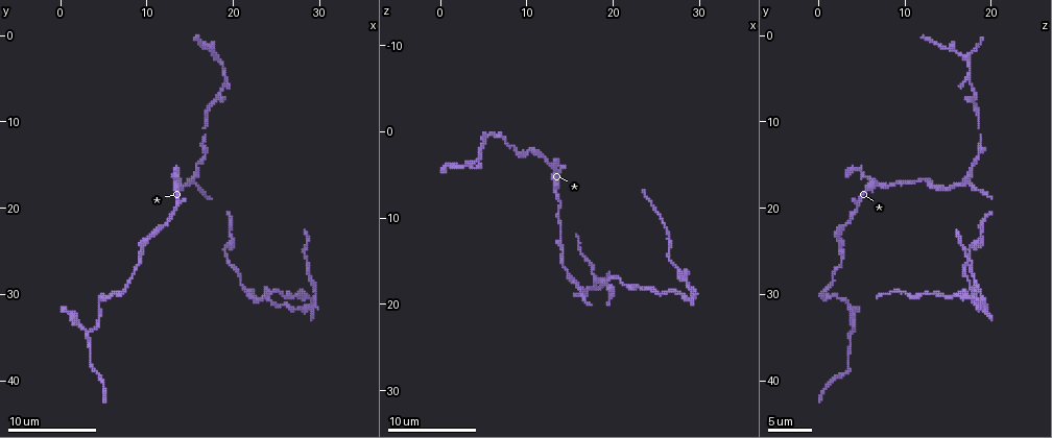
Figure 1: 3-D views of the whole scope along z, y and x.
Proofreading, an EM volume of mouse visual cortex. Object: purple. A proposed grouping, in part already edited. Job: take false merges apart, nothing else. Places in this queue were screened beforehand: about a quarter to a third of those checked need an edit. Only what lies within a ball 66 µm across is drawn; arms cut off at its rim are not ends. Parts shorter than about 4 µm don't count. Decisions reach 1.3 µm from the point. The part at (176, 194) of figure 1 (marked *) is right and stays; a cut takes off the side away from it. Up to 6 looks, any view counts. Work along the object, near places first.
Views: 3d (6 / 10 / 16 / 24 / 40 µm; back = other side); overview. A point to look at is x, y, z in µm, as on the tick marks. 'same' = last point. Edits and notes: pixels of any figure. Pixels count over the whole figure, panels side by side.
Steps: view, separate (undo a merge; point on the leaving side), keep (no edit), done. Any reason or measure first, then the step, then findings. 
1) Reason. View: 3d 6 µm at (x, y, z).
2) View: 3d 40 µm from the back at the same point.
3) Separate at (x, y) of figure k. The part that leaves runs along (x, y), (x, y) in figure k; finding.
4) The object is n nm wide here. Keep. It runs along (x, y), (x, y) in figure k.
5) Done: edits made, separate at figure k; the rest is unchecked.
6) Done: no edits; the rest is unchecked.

Branch point. View: 3d 6 µm at (15.2, 17.0, 17.4).

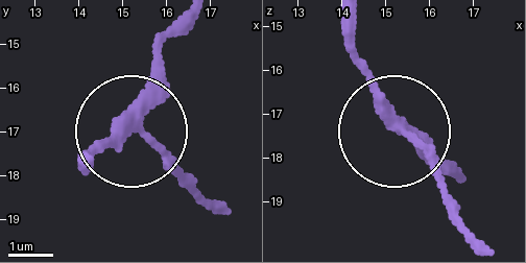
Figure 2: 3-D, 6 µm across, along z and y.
3 arms meet here. Separate at (181, 168) of figure 2. The part that leaves runs along (147, 141), (222, 209) in figure 2; a second neuron is stuck on.

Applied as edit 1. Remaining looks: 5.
See it whole again. View: overview.

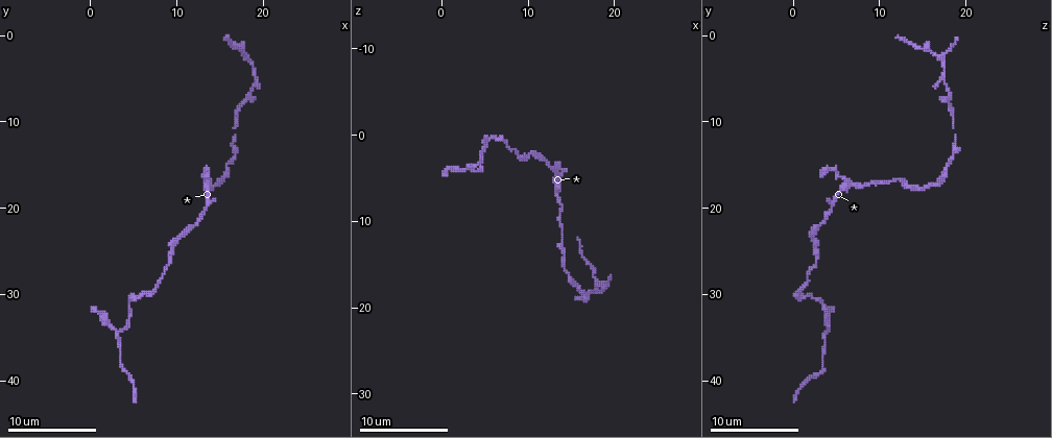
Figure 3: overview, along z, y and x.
Calibre changes. View: 3d 10 µm at (17.2, 9.6, 18.4).

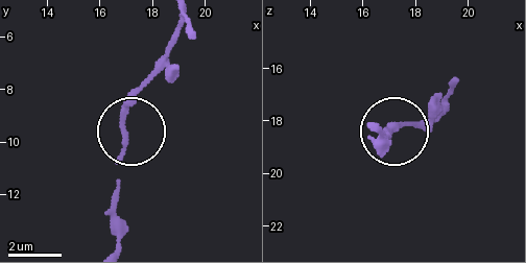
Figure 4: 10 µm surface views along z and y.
Keep. It runs along (117, 242), (113, 195), (120, 141), (130, 94), (153, 63) in figure 4; continuous, no second neuron.

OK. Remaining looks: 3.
Thin neck. View: 3d 10 µm at (17.4, 2.0, 16.0).

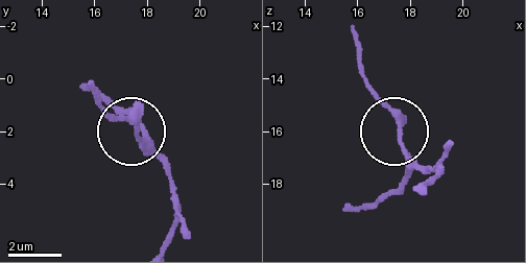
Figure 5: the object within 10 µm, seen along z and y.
Separate at (137, 117) of figure 5. The part that leaves runs along (139, 143), (135, 125), (108, 112), (88, 86) in figure 5; a second neuron is stuck on.

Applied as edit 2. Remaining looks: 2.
Done: edits made, separate at figure 2, separate at figure 5; the rest is unchecked.

